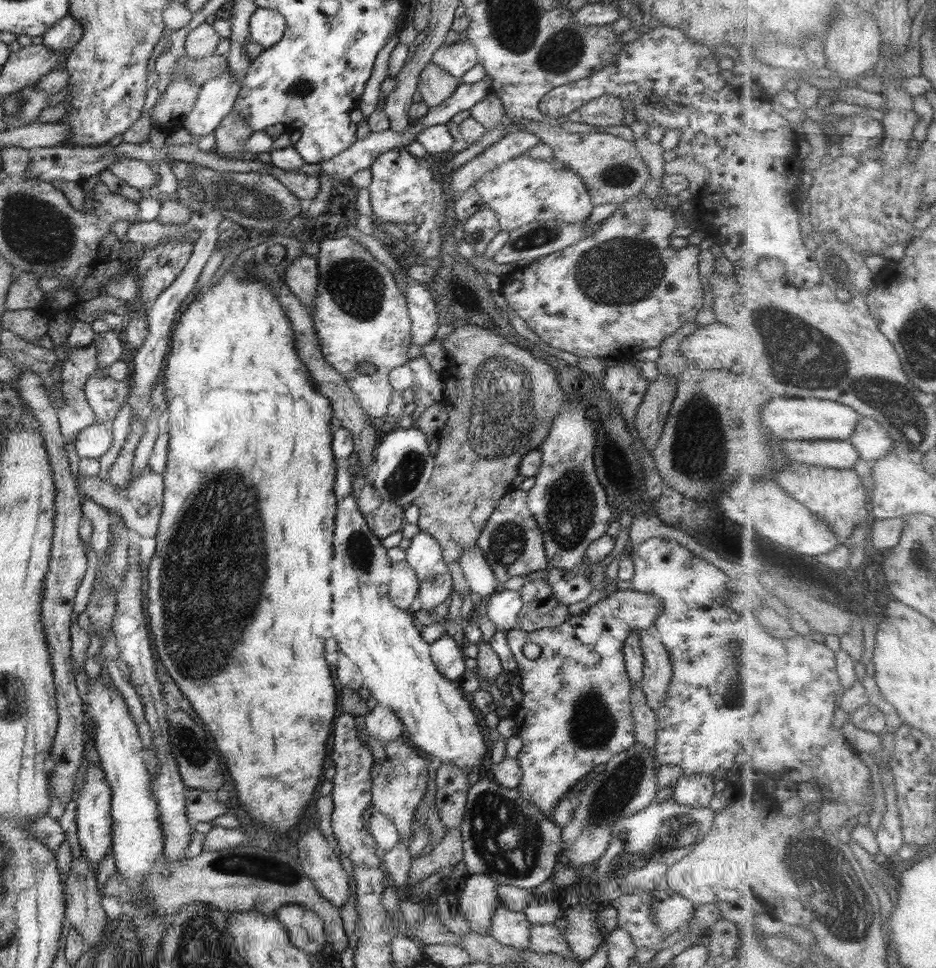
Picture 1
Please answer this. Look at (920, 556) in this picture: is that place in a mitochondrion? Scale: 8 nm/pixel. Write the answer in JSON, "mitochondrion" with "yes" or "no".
{"mitochondrion":"yes"}

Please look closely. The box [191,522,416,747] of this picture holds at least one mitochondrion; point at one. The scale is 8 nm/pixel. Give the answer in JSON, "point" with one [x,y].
{"point":[359,548]}

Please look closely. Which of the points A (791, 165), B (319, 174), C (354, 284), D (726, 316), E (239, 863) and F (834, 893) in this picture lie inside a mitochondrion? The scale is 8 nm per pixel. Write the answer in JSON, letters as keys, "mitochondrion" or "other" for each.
{"A":"other","B":"other","C":"mitochondrion","D":"other","E":"mitochondrion","F":"mitochondrion"}

